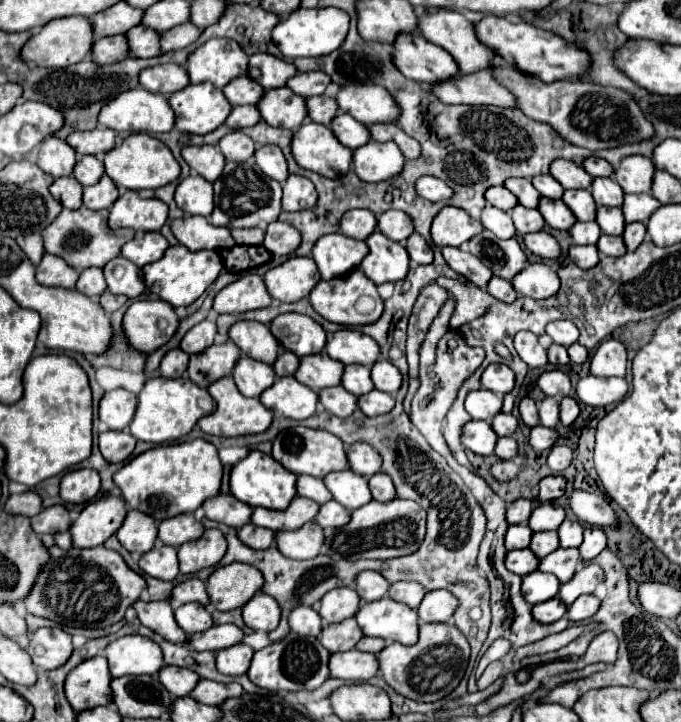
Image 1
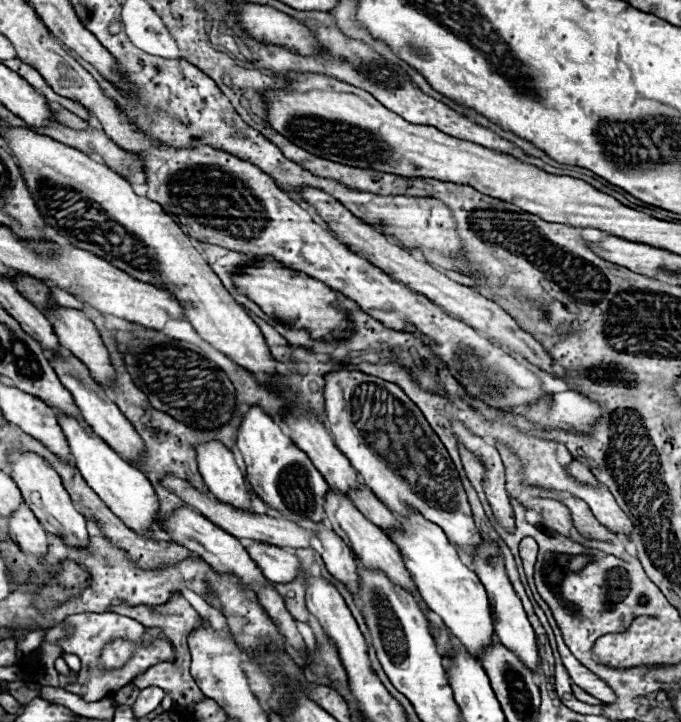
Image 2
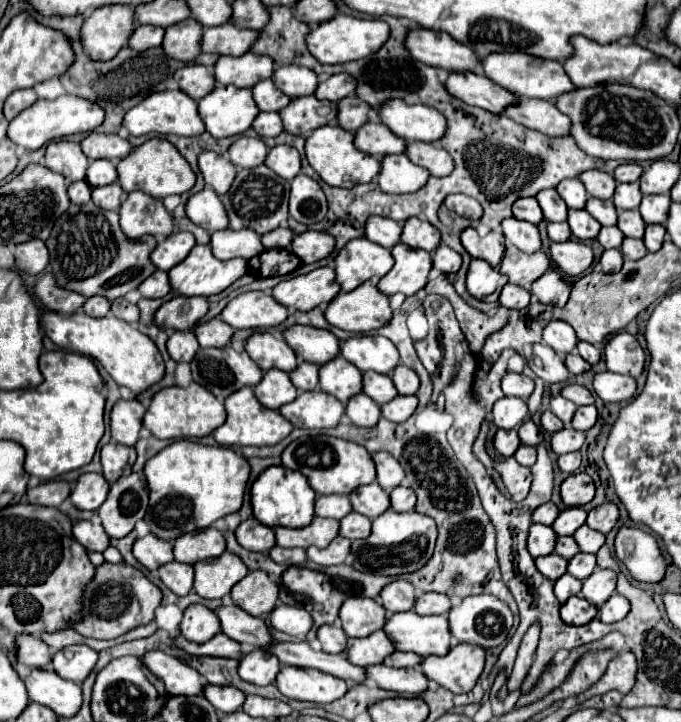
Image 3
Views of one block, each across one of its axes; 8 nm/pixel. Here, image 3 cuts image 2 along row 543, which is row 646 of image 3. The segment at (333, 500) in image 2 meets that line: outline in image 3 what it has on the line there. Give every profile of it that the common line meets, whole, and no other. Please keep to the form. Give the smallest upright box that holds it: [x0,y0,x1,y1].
[342,630,394,666]

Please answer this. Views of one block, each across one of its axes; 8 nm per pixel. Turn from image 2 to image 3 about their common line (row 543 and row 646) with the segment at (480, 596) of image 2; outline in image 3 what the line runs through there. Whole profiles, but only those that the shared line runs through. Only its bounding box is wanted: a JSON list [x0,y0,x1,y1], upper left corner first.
[384,610,450,656]

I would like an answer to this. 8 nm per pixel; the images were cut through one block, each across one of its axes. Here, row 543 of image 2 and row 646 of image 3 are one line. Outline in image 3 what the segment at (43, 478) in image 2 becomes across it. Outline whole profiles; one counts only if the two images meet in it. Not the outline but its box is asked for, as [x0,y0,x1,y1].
[52,644,98,682]

